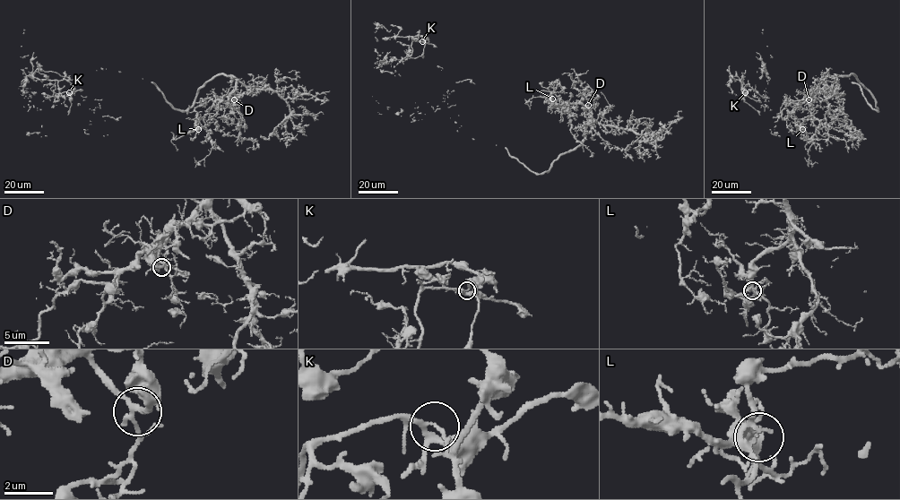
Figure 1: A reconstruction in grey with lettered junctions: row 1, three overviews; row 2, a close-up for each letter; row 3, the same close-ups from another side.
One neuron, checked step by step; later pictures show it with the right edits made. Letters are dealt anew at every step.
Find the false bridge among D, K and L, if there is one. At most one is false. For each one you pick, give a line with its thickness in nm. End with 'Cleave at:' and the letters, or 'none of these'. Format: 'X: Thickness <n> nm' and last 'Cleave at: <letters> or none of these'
K: Thickness 150 nm
Cleave at: K

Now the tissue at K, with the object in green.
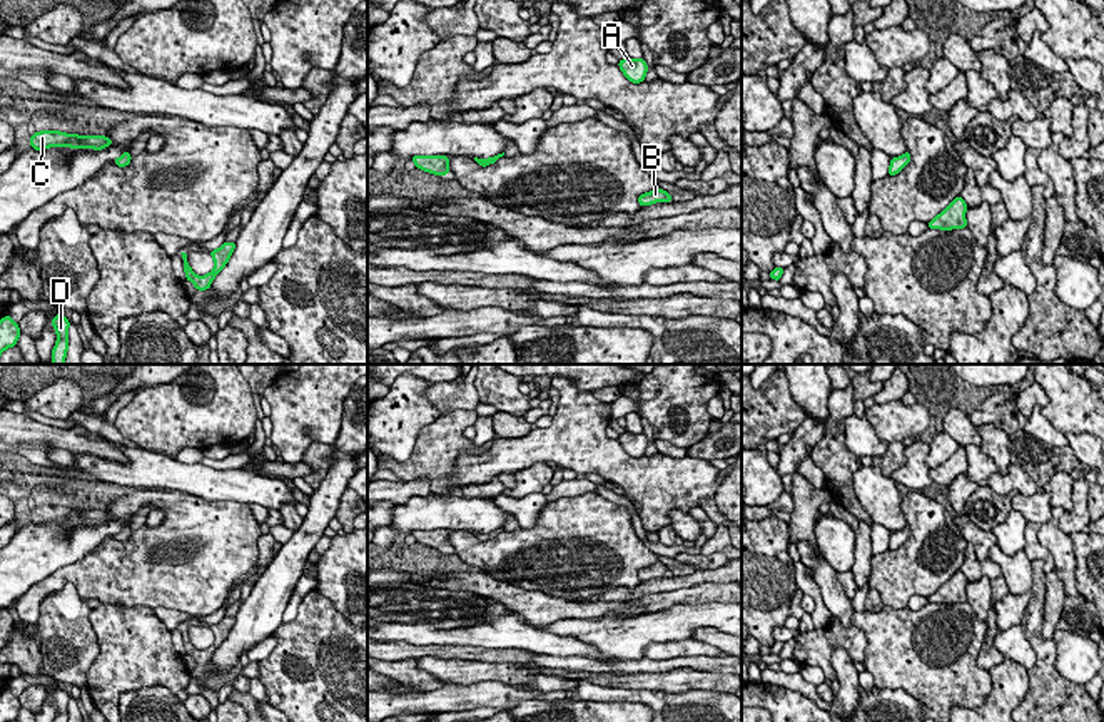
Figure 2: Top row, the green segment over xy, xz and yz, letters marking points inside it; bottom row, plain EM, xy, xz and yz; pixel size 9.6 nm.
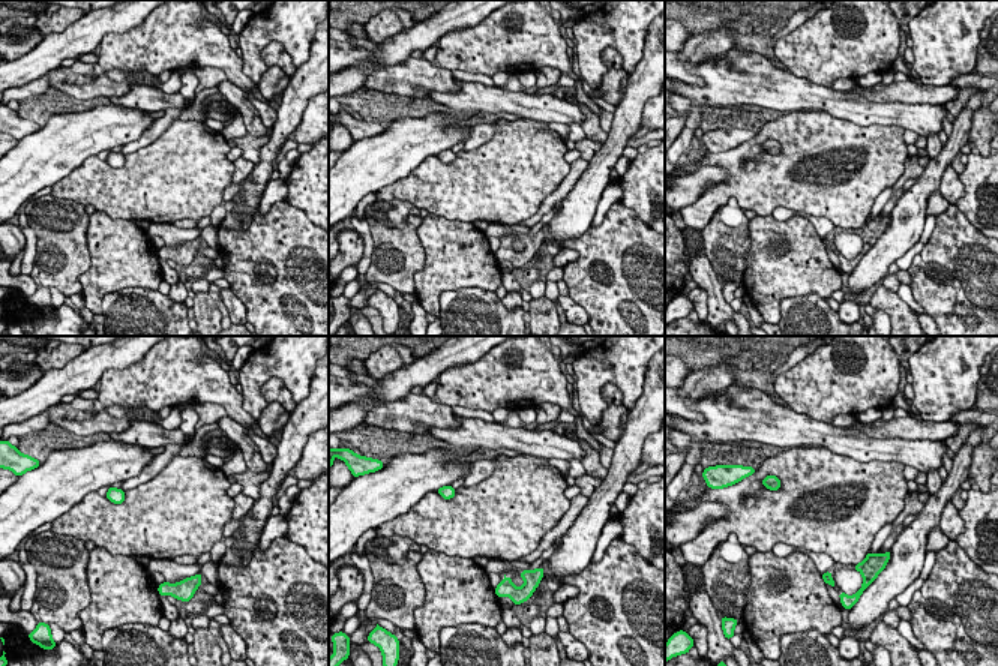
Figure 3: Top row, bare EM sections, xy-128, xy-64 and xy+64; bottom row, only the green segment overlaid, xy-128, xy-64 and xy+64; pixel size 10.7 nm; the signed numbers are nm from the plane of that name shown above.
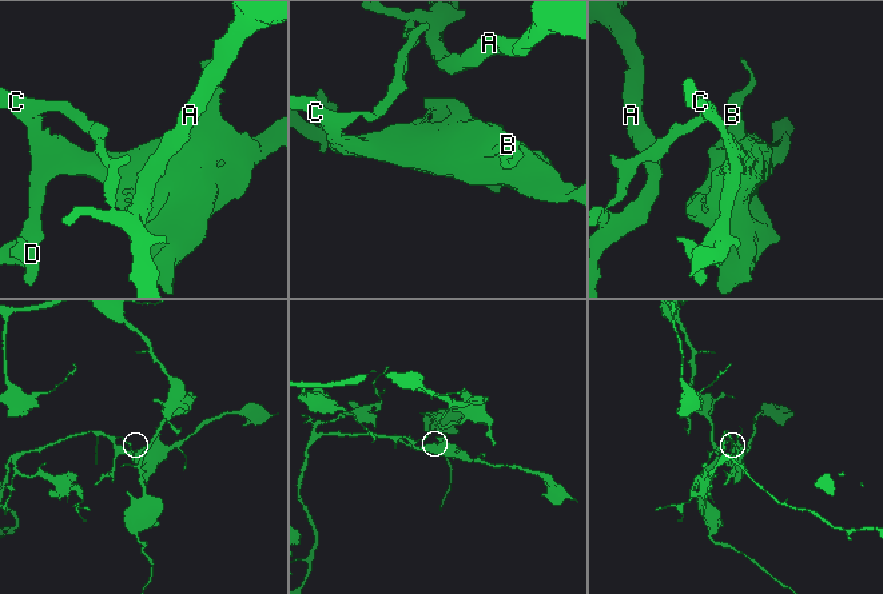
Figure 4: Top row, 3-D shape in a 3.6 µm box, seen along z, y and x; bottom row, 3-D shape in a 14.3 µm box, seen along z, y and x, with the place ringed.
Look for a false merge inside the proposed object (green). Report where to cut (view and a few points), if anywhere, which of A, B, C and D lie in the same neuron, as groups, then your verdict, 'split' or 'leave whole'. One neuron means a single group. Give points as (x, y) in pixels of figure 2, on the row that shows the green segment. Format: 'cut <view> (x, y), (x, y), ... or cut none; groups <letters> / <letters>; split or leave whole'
cut xy (126, 151), (129, 154); groups A / B C D; split

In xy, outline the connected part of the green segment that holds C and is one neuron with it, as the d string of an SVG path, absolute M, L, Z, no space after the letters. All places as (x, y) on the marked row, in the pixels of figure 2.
M42 130L30 135L30 145L35 150L43 150L48 147L102 150L104 147L109 147L112 144L114 142L105 135L77 135L77 134L65 134L58 130Z

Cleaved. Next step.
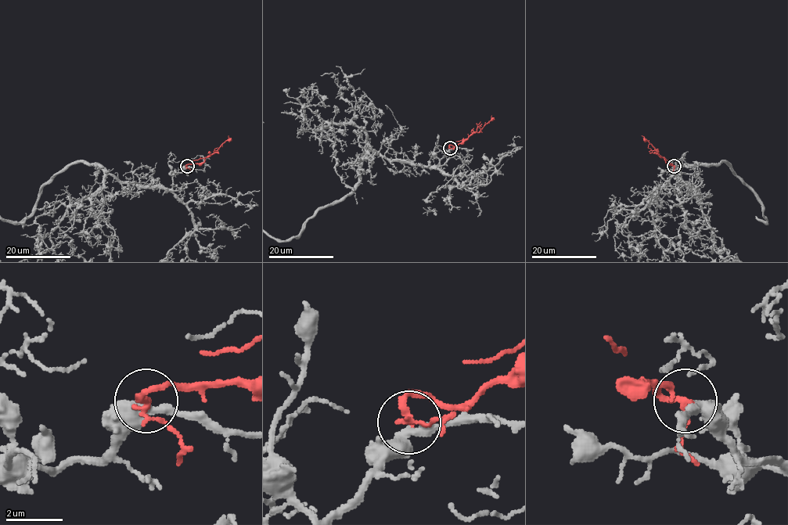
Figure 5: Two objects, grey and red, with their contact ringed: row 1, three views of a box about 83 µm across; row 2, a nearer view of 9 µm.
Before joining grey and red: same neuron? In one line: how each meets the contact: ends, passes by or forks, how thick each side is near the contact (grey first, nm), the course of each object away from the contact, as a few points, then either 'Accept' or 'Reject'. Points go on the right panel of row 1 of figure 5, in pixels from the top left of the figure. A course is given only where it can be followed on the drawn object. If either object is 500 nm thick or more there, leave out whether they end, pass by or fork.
At the ring grey passes by. At the ring red passes by. Thickness 360 nm (grey) against 180 nm. Course of red: (674, 166), (667, 163), (641, 136). Accept

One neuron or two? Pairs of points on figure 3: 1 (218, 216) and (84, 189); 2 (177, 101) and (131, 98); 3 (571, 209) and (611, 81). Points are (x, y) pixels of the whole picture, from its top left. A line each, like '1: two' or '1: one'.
1: two
2: one
3: two

